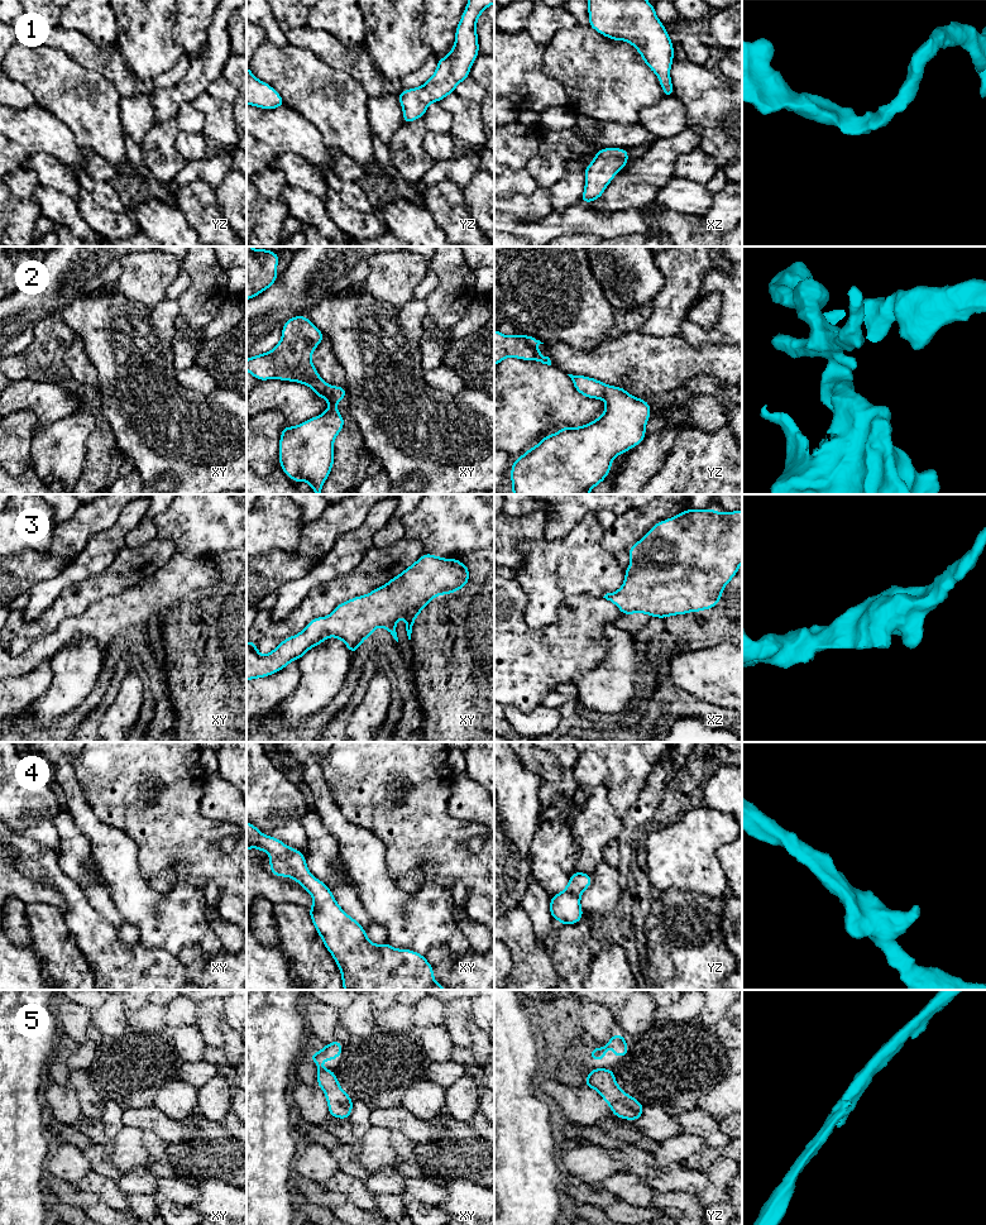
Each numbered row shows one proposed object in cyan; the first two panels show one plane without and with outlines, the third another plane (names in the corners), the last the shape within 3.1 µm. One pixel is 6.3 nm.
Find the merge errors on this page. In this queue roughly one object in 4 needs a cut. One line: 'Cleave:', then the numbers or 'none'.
Cleave: 2, 5

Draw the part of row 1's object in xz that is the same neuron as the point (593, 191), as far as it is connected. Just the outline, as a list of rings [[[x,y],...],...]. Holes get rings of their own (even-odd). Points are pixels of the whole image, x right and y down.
[[[603,148],[584,171],[585,186],[581,195],[583,204],[598,200],[617,172],[628,163],[628,150],[622,148]]]

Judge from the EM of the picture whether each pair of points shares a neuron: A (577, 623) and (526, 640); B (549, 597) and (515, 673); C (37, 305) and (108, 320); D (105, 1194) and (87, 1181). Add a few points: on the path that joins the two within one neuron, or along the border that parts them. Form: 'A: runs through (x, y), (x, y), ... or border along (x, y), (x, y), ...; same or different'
A: runs through (564, 636), (560, 640), (539, 640); same
B: border along (559, 611), (547, 626), (530, 627), (523, 620); different
C: border along (84, 295), (75, 295), (53, 314); different
D: runs through (101, 1190), (91, 1182); same

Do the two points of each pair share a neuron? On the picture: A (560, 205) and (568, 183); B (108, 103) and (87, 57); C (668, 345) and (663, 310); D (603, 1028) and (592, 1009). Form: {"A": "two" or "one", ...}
{"A": "one", "B": "two", "C": "two", "D": "one"}

